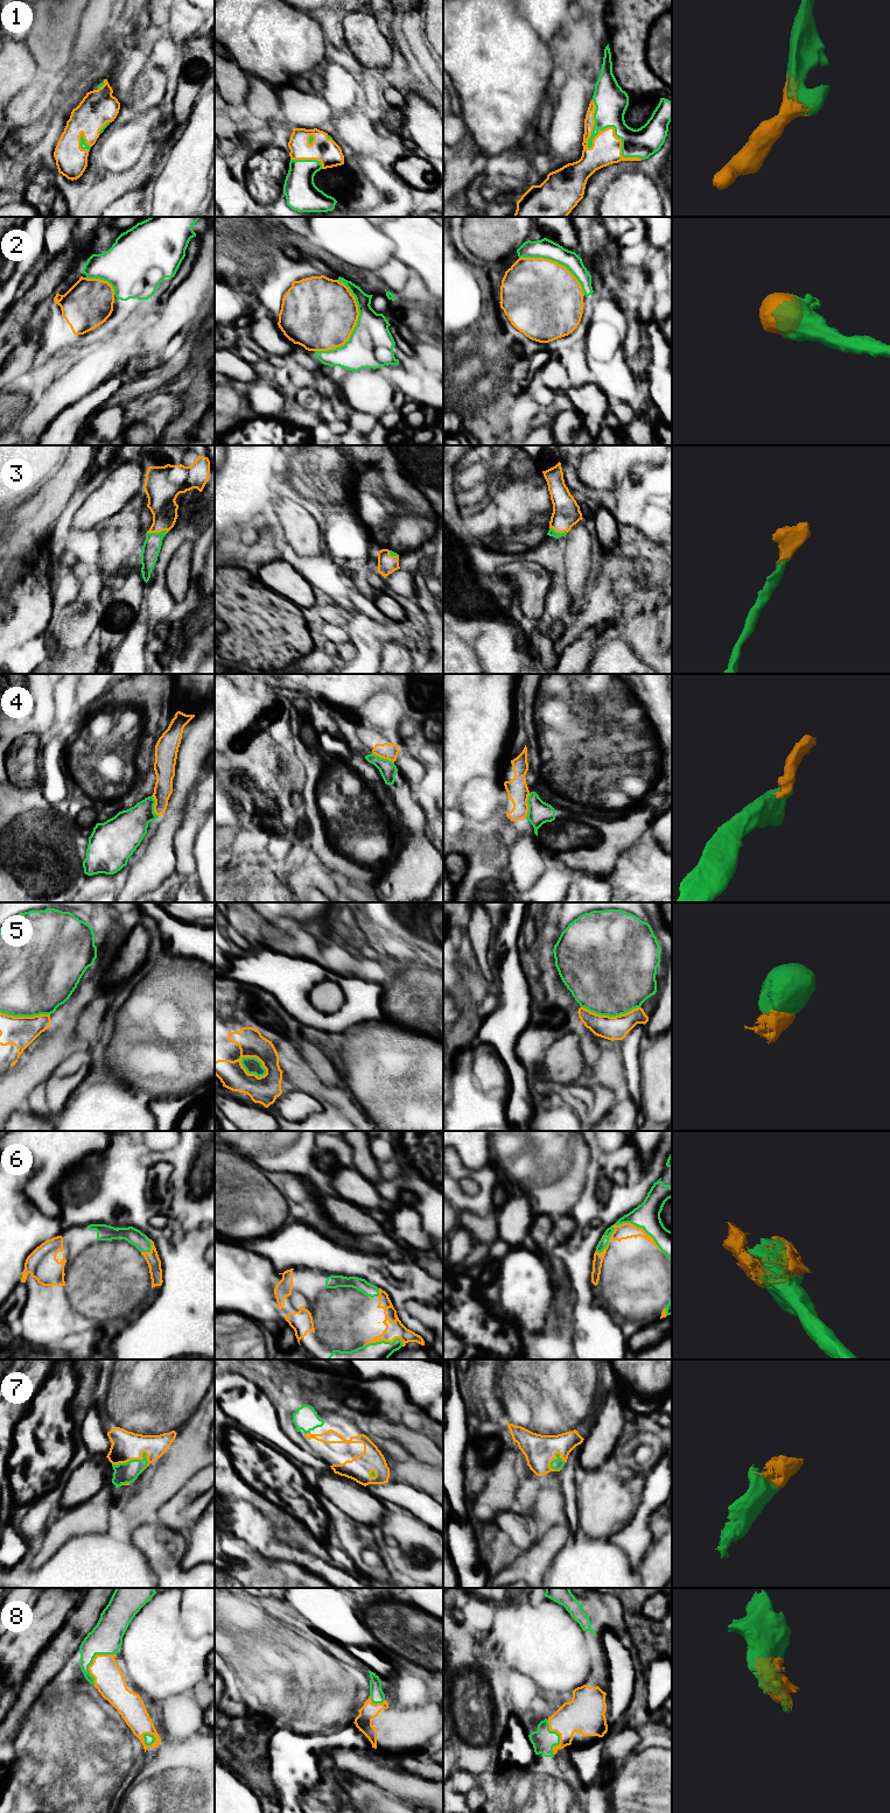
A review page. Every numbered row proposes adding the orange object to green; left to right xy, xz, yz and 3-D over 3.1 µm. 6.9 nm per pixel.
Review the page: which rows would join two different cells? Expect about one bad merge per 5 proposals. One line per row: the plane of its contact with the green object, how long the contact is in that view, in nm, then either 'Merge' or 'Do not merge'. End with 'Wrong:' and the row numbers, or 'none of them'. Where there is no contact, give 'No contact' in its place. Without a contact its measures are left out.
1: Touches green in yz. Shared border 550 nm. Merge
2: Touches green in xz. Shared border 500 nm. Merge
3: Touches green in xy. Shared border 140 nm. Merge
4: Touches green in yz. Shared border 180 nm. Do not merge
5: Touches green in xz. Shared border 220 nm. Merge
6: Touches green in yz. Shared border 380 nm. Merge
7: Touches green in xy. Shared border 260 nm. Merge
8: Touches green in xy. Shared border 260 nm. Merge
Wrong: 4

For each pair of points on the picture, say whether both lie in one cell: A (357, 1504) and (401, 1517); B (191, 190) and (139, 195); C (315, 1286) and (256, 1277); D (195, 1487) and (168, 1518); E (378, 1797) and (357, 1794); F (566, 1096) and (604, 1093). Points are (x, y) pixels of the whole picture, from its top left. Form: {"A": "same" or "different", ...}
{"A": "different", "B": "different", "C": "different", "D": "same", "E": "same", "F": "same"}

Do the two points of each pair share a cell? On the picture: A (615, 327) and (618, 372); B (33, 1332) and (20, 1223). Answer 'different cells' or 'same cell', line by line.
A: same cell
B: different cells

